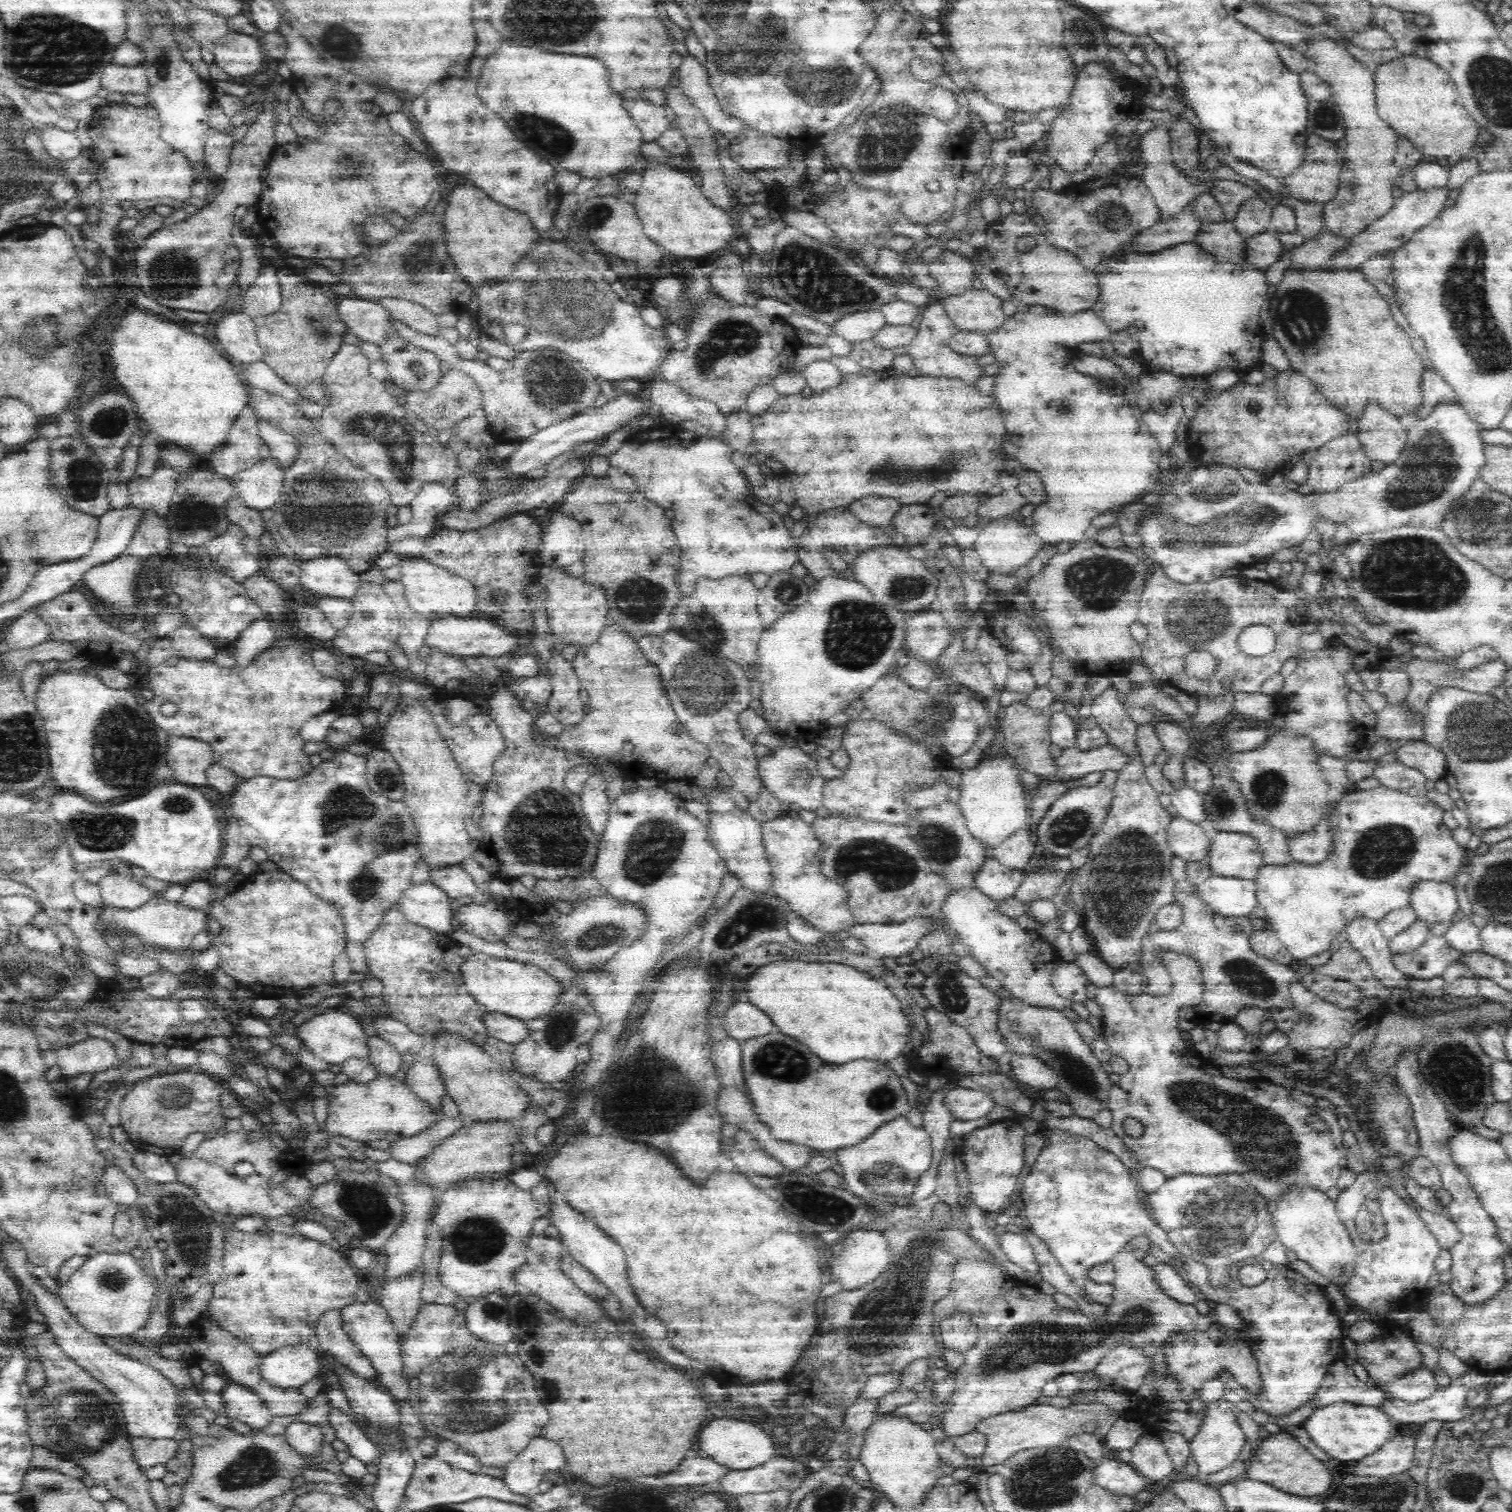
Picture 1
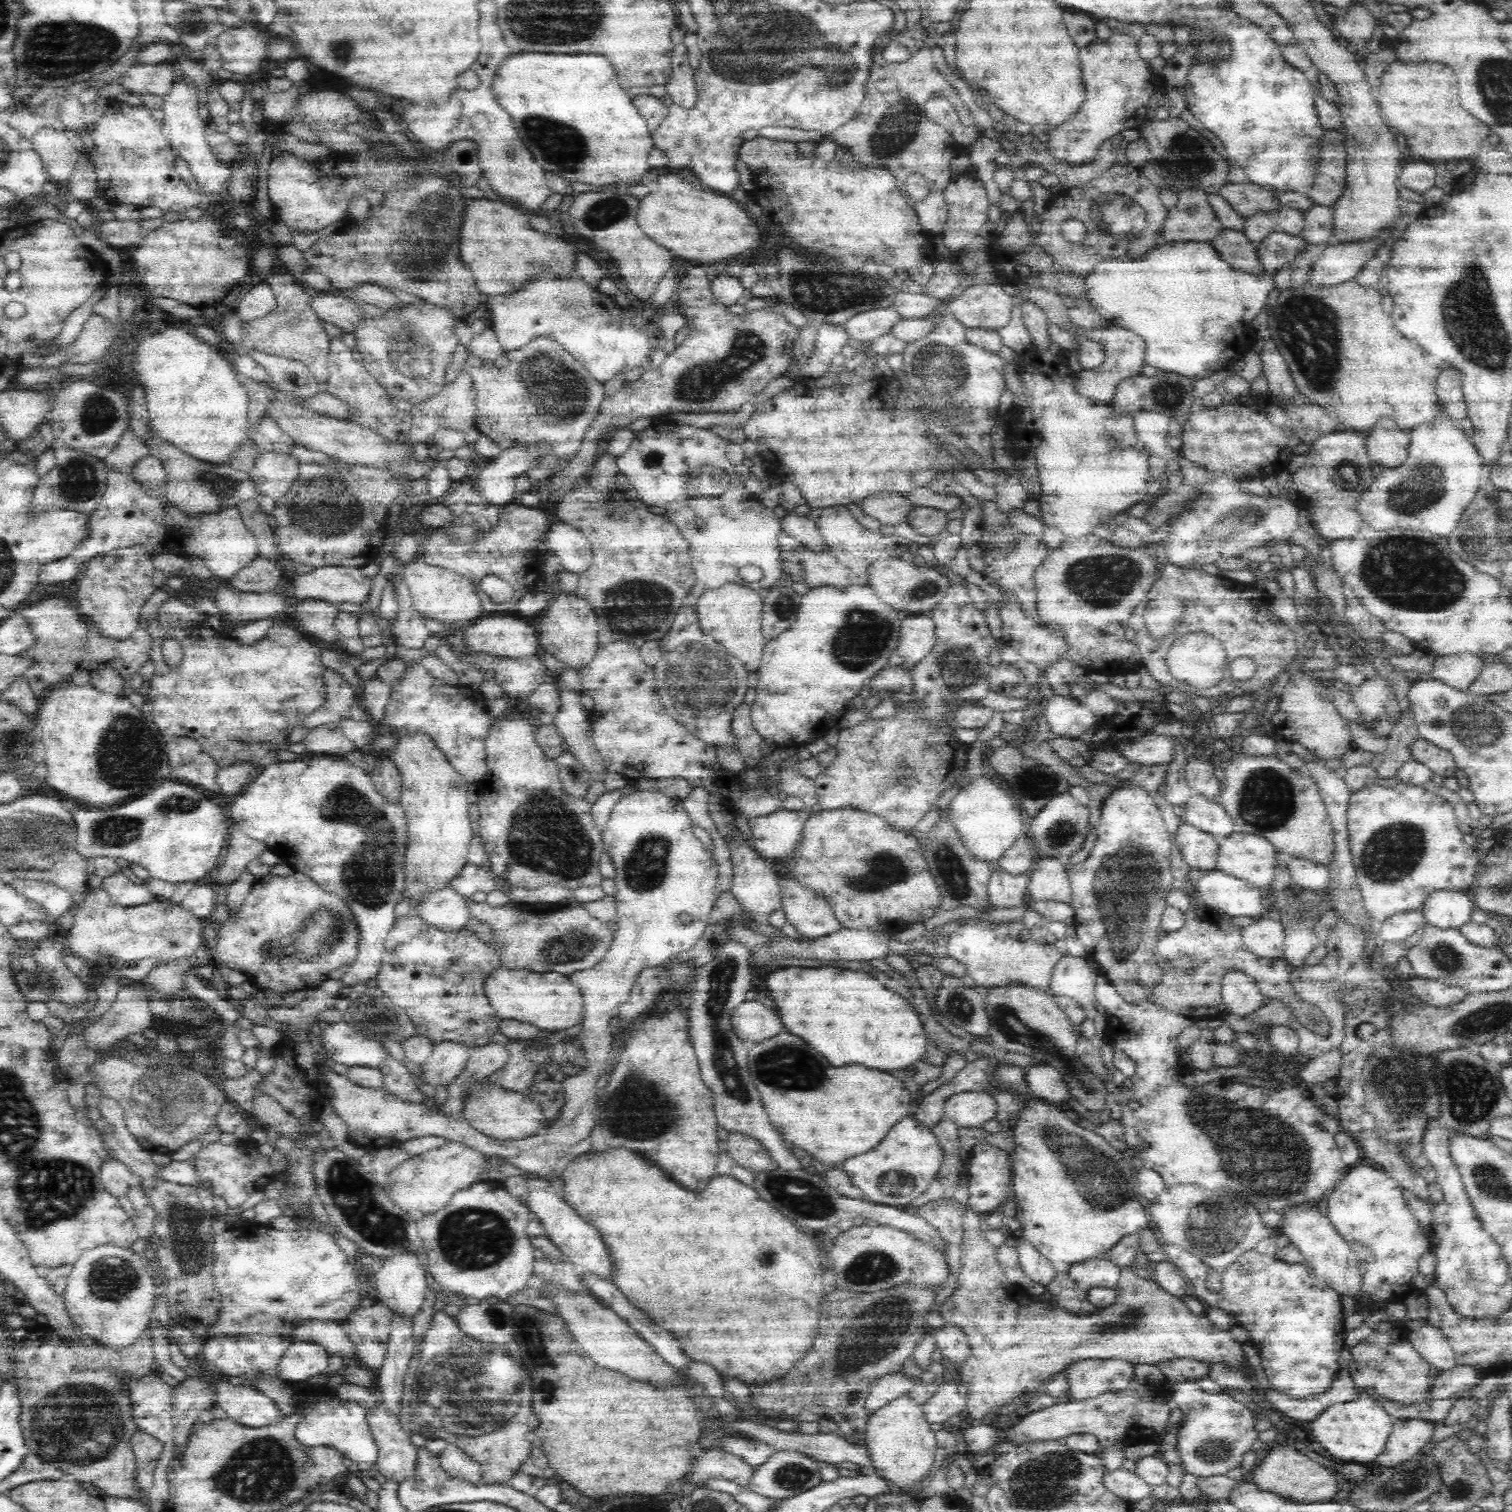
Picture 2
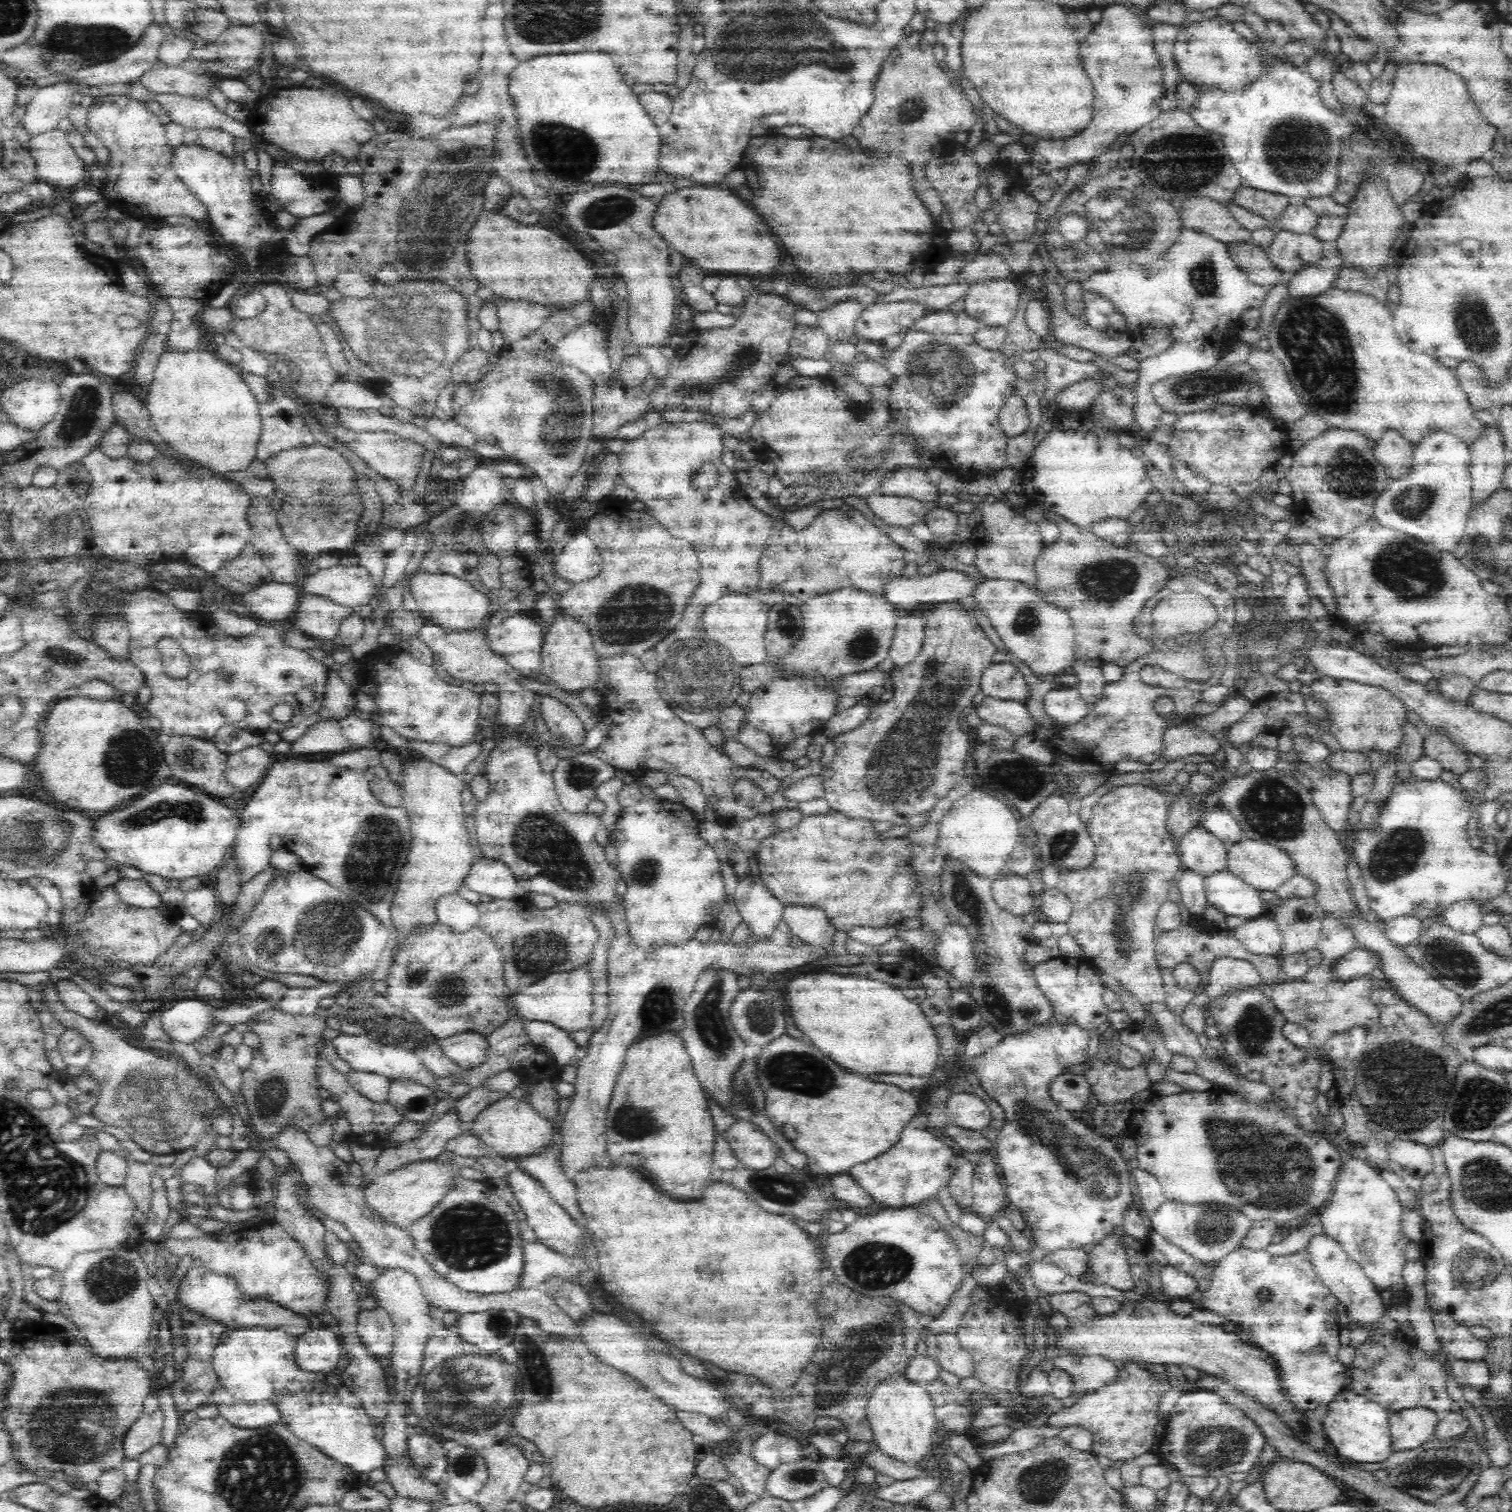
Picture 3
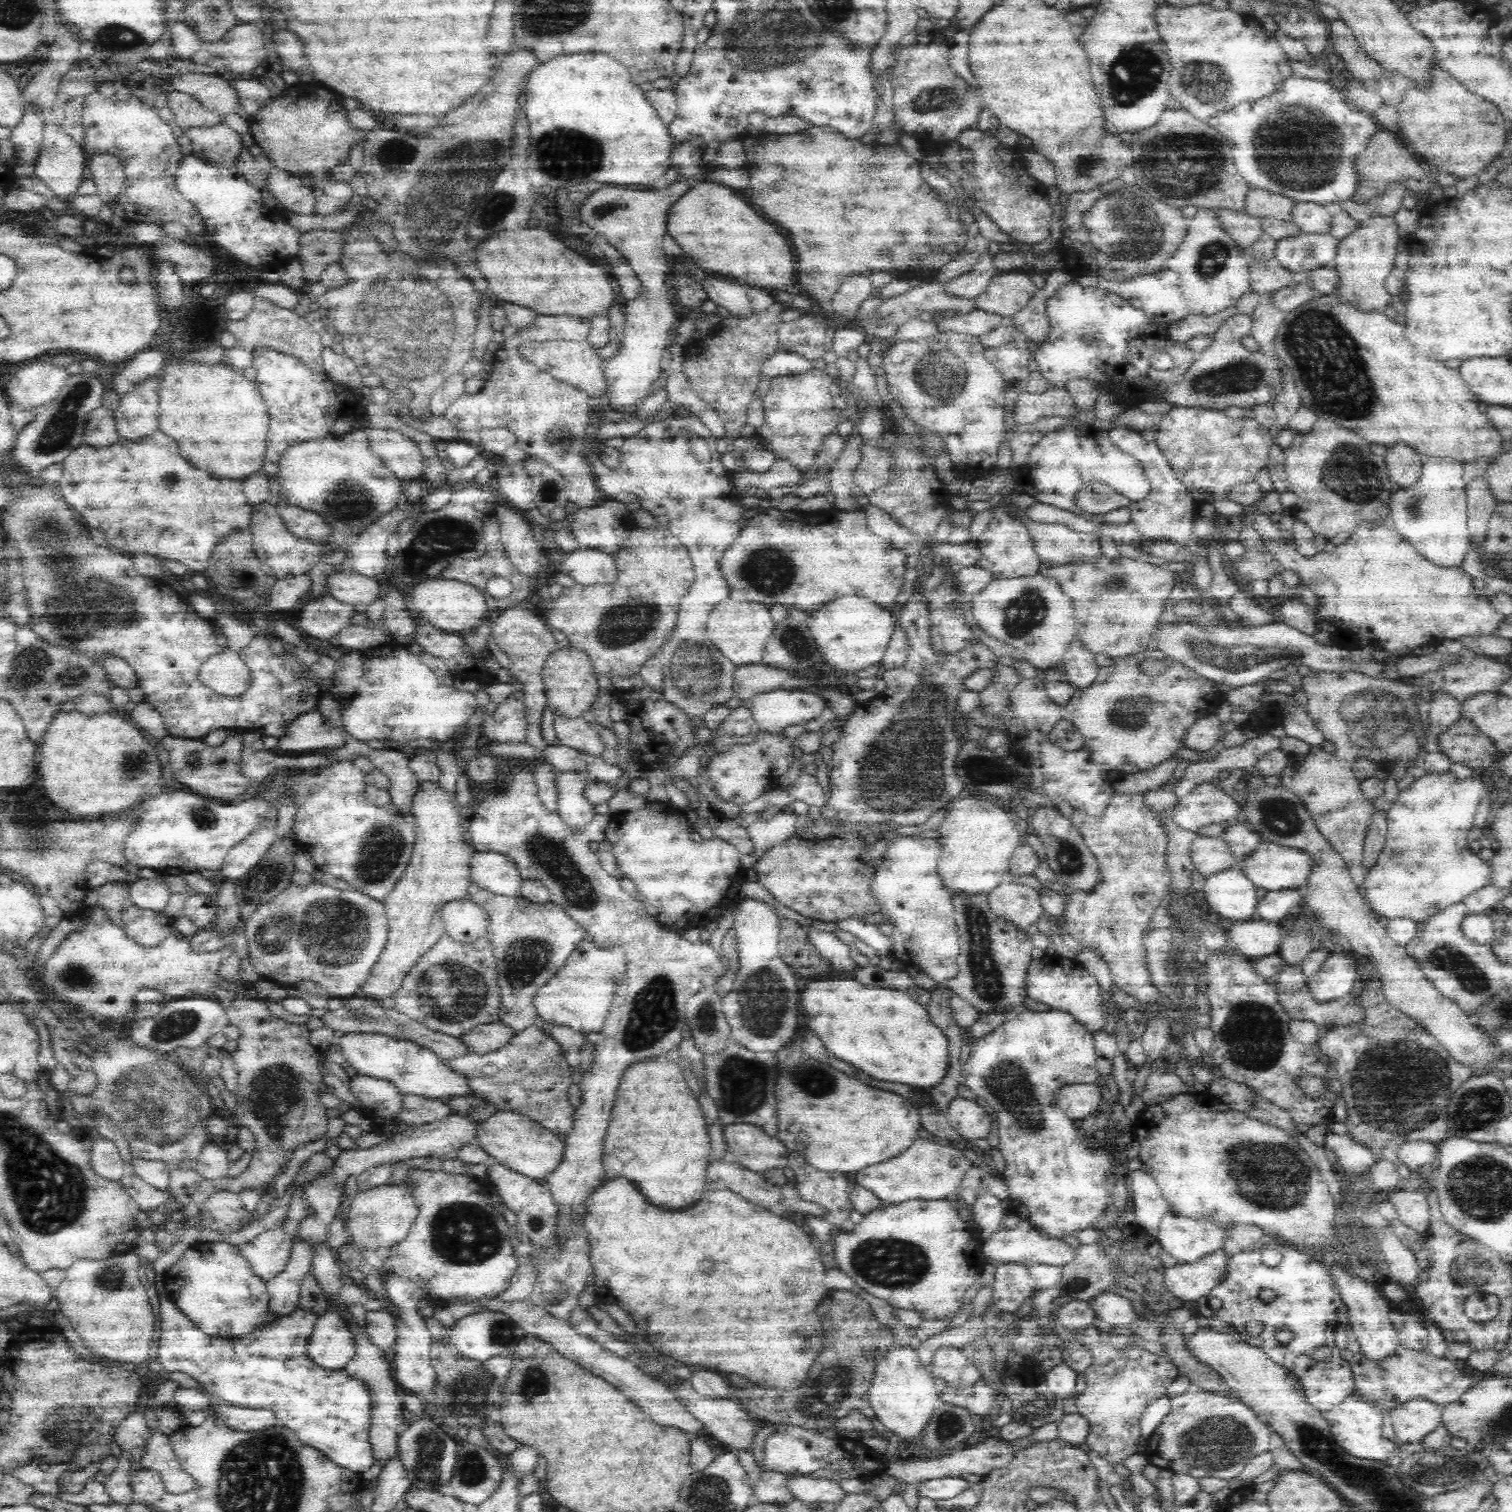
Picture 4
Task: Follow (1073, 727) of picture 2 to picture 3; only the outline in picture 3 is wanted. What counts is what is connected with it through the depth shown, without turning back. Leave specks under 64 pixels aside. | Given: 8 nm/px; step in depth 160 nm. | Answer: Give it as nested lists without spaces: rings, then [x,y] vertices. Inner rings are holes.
[[[1075,687],[1049,691],[1043,699],[1046,714],[1056,724],[1078,724],[1088,716],[1091,708],[1086,704]]]

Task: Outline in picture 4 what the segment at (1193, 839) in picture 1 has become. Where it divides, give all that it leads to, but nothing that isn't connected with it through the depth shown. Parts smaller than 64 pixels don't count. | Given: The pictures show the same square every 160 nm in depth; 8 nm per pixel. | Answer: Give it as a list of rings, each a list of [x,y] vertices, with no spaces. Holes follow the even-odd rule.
[[[1220,835],[1216,838],[1198,836],[1190,846],[1191,862],[1204,878],[1235,866],[1235,858]]]

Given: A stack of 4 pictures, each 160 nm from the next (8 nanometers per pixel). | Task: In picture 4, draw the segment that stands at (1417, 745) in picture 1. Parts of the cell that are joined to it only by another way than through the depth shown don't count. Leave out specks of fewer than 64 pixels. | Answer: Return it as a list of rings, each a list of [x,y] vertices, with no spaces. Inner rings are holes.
[[[1463,716],[1437,735],[1439,751],[1450,759],[1451,764],[1462,764],[1479,771],[1494,761],[1495,744]]]

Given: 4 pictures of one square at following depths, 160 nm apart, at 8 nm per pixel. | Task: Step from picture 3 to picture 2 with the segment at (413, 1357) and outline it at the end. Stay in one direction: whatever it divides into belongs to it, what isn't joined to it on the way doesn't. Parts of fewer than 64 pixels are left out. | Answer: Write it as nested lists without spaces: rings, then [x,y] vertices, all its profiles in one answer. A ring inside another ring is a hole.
[[[398,1251],[383,1258],[382,1266],[371,1281],[371,1286],[378,1290],[378,1298],[392,1312],[407,1314],[411,1320],[420,1312],[420,1305],[424,1300],[427,1289],[428,1274],[425,1264],[420,1263],[414,1251]]]

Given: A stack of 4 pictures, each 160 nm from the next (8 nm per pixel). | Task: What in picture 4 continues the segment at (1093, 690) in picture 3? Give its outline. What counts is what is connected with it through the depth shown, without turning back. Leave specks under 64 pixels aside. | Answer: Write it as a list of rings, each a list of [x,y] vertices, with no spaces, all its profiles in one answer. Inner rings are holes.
[[[1072,640],[1064,654],[1060,669],[1069,684],[1072,684],[1076,689],[1085,690],[1095,684],[1094,680],[1096,680],[1100,668],[1101,666],[1094,659],[1094,654],[1082,646],[1081,642]]]

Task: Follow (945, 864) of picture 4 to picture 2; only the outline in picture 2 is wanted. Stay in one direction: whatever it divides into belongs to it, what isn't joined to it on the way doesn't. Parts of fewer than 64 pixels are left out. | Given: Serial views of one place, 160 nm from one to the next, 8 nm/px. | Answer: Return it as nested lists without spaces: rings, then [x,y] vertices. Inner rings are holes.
[[[986,774],[960,785],[946,813],[952,819],[952,823],[961,834],[964,845],[970,849],[970,853],[974,853],[978,859],[988,864],[998,862],[1004,852],[1027,828],[1020,804],[1014,804],[1008,792]]]

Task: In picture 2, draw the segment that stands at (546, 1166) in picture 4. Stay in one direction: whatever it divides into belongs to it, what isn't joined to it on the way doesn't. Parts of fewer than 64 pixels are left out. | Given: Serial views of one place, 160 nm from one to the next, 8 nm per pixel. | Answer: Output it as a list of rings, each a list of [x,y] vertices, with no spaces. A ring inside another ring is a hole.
[[[488,1077],[480,1079],[470,1088],[466,1102],[462,1104],[461,1118],[466,1119],[482,1134],[498,1140],[514,1140],[534,1136],[534,1134],[542,1132],[549,1124],[541,1107],[526,1097],[524,1092],[507,1090],[498,1083],[492,1083]]]

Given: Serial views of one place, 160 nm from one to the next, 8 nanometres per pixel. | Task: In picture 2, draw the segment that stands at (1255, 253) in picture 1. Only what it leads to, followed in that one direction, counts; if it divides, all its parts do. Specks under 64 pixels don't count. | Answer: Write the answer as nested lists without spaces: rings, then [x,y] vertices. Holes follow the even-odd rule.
[[[1275,230],[1255,244],[1255,252],[1263,270],[1274,276],[1304,245],[1306,242],[1300,235],[1292,236]]]

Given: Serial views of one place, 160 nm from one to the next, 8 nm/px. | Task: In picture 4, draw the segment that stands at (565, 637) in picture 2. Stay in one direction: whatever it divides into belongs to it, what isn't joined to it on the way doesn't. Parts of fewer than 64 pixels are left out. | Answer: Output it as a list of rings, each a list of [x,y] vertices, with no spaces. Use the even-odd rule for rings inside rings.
[[[560,646],[549,652],[543,664],[542,678],[545,685],[548,710],[566,717],[582,716],[596,703],[599,694],[599,678],[596,677],[592,659],[580,647]]]

